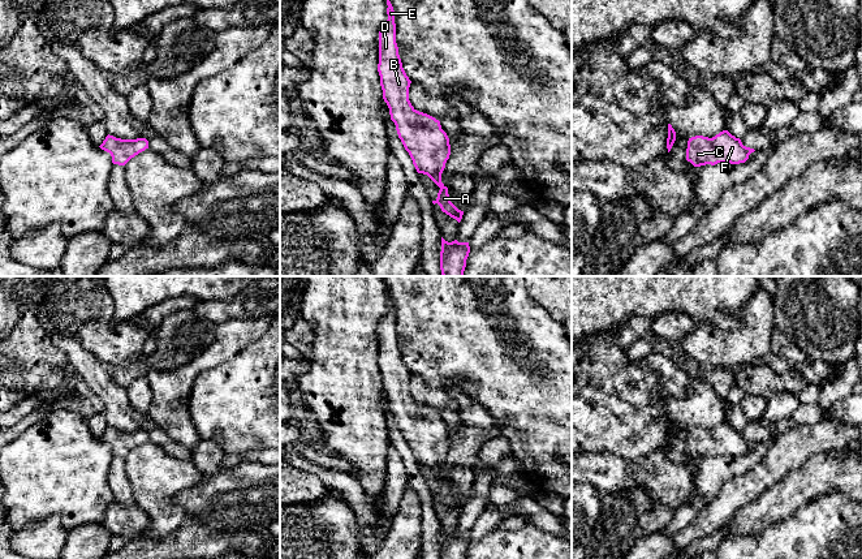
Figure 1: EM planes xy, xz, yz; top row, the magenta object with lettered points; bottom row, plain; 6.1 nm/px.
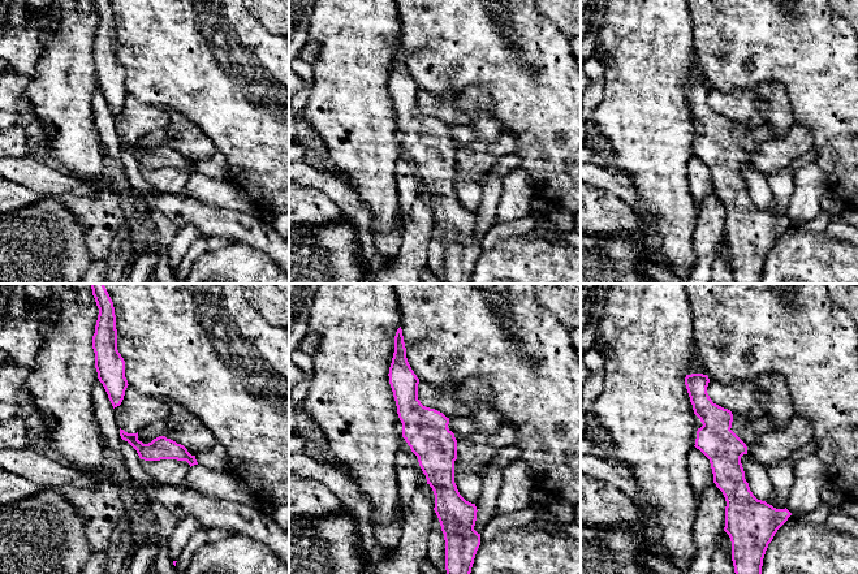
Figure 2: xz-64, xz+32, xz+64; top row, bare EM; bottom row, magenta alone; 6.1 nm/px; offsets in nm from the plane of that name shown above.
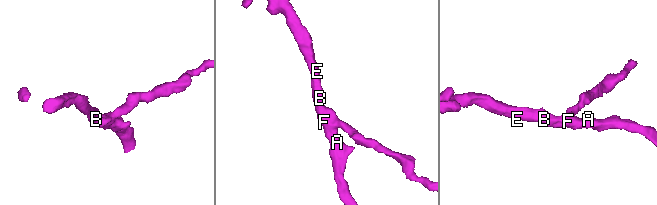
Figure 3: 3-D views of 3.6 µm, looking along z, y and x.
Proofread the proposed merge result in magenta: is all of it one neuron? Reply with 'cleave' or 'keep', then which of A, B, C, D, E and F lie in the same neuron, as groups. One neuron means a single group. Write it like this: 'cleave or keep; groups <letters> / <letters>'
keep; groups A B C D E F

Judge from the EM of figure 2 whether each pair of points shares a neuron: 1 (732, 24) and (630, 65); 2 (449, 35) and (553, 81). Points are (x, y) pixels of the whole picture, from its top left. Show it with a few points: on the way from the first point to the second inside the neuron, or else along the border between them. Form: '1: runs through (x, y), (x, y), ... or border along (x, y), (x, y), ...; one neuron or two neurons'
1: border along (689, 13), (693, 52), (701, 69); two neurons
2: runs through (475, 35), (479, 35), (508, 64), (527, 78); one neuron

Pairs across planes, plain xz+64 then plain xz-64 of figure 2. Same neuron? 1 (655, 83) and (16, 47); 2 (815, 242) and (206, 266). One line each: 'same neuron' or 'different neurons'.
1: different neurons
2: same neuron

